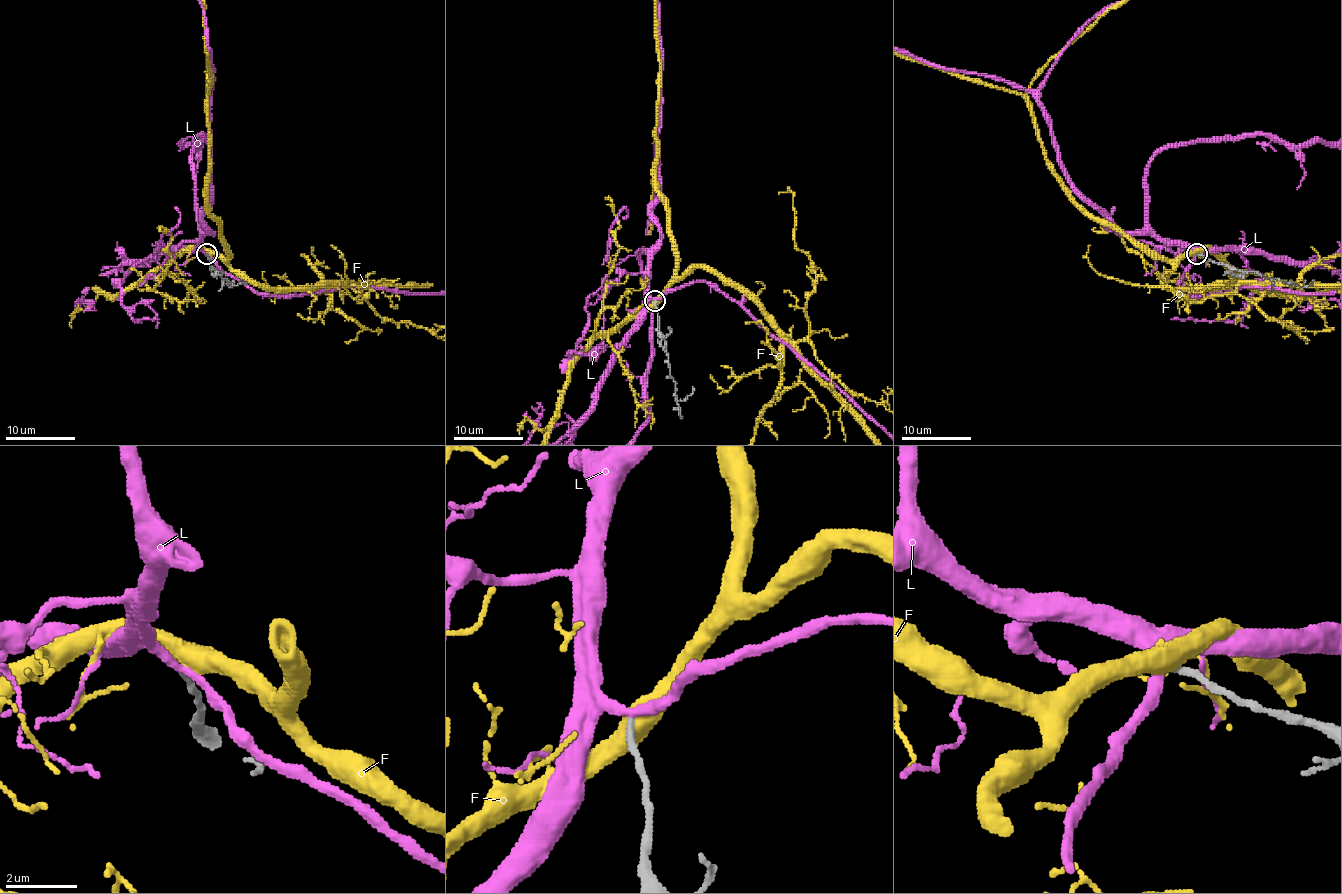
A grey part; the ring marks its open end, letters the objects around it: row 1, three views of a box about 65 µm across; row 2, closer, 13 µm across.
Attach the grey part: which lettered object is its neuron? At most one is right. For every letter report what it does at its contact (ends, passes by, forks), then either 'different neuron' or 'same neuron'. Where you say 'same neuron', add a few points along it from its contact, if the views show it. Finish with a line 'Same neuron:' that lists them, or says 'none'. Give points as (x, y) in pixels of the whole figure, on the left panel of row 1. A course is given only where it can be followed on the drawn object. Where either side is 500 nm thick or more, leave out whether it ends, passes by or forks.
F: different neuron
L: it passes by; different neuron
Same neuron: none

